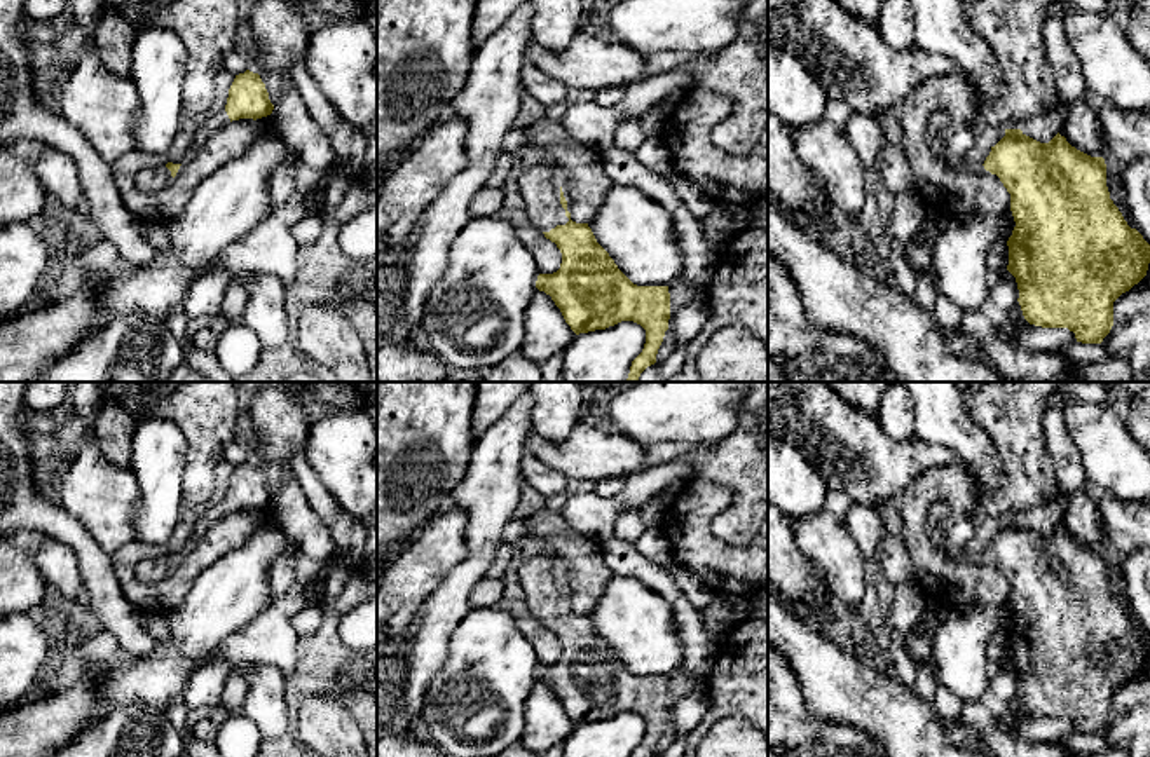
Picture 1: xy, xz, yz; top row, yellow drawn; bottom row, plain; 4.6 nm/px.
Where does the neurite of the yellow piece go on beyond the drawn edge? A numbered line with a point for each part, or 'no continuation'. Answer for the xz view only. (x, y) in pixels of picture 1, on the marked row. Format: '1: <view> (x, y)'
1: xz (540, 185)

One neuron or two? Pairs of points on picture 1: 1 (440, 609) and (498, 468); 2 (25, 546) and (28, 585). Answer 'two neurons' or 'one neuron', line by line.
1: one neuron
2: one neuron

